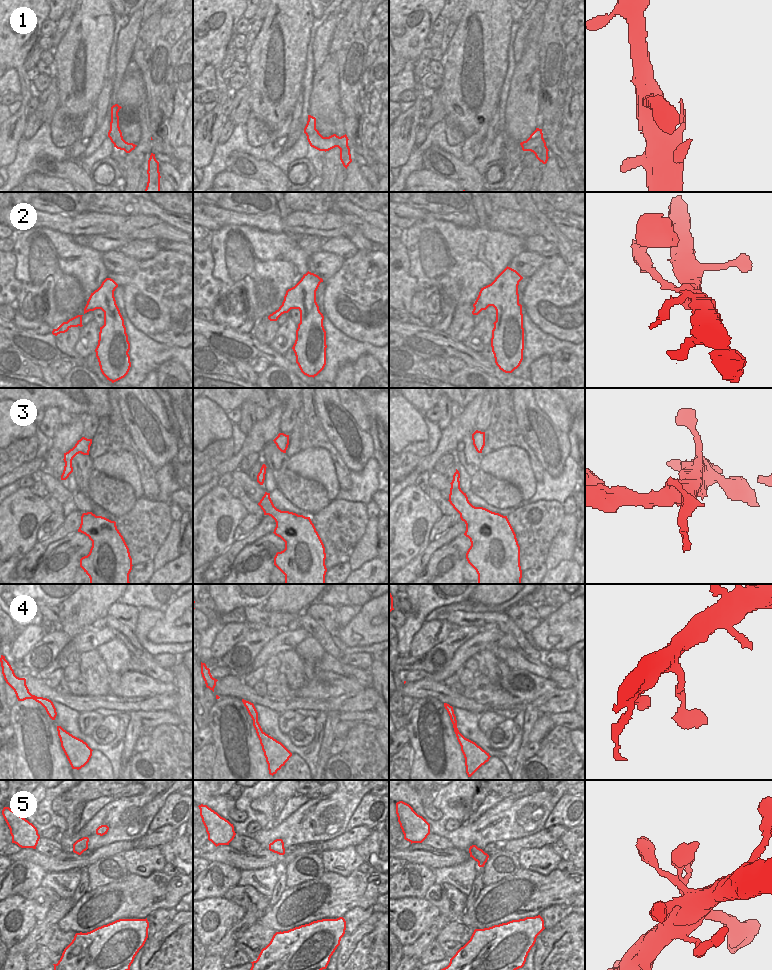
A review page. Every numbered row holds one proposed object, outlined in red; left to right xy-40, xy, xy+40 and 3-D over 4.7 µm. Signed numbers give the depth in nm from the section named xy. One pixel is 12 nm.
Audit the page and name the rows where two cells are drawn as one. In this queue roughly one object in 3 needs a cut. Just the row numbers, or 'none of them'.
3.

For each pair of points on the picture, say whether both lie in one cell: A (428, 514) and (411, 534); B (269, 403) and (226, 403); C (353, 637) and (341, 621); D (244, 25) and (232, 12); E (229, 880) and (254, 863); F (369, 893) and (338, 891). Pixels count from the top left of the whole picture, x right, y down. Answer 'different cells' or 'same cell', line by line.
A: same cell
B: same cell
C: different cells
D: different cells
E: different cells
F: same cell

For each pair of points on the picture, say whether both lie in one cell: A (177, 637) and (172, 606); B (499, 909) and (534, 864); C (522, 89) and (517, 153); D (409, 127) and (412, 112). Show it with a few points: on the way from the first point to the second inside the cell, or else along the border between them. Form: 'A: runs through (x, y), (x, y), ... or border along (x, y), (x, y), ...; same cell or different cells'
A: runs through (170, 629), (170, 614); same cell
B: border along (521, 867), (544, 875), (553, 870); different cells
C: runs through (522, 105), (522, 116), (516, 130), (516, 137); same cell
D: runs through (409, 123), (412, 116); same cell

